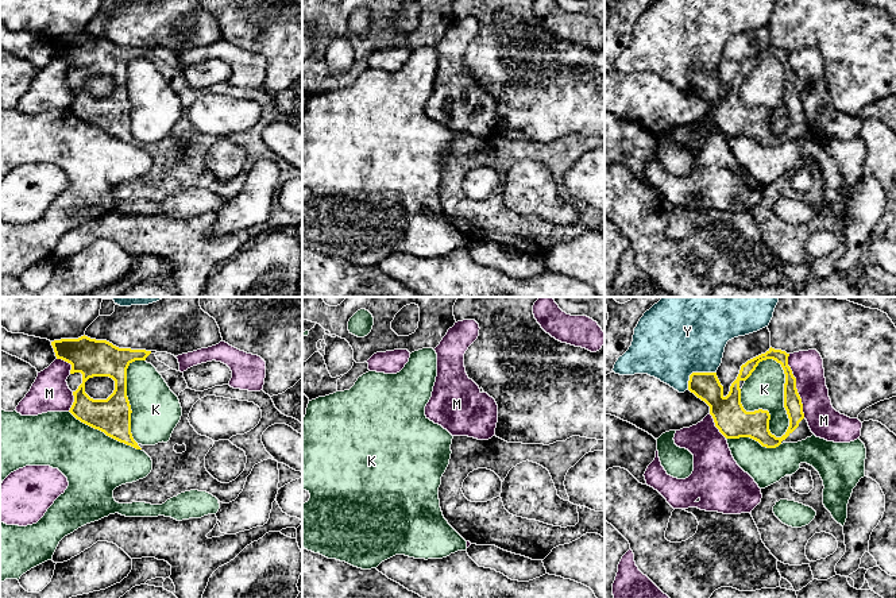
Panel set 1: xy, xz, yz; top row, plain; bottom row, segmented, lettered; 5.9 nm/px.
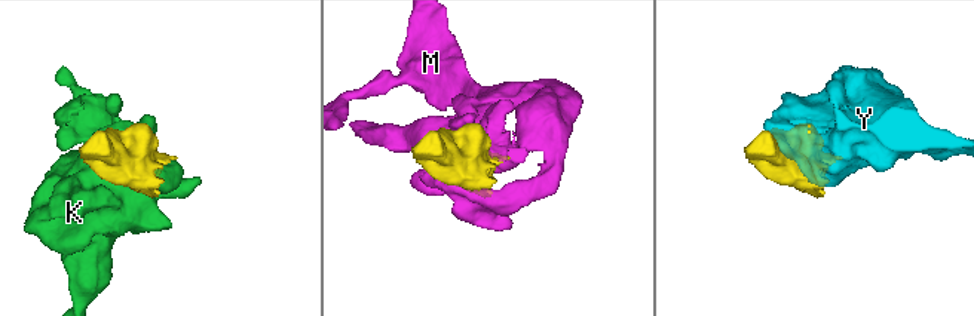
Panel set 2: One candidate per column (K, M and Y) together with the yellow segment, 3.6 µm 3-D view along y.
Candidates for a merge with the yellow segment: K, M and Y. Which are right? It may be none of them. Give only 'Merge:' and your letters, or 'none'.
Merge: none

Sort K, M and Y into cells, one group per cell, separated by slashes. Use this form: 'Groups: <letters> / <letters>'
Groups: K / M / Y

